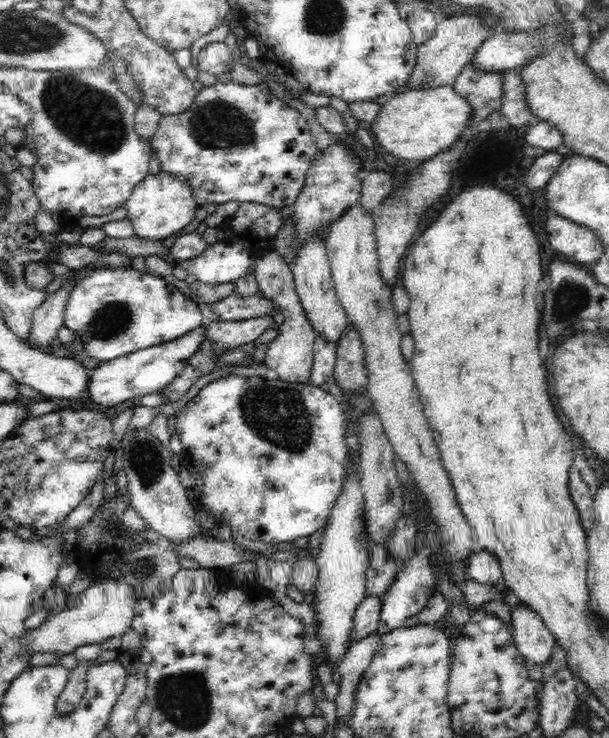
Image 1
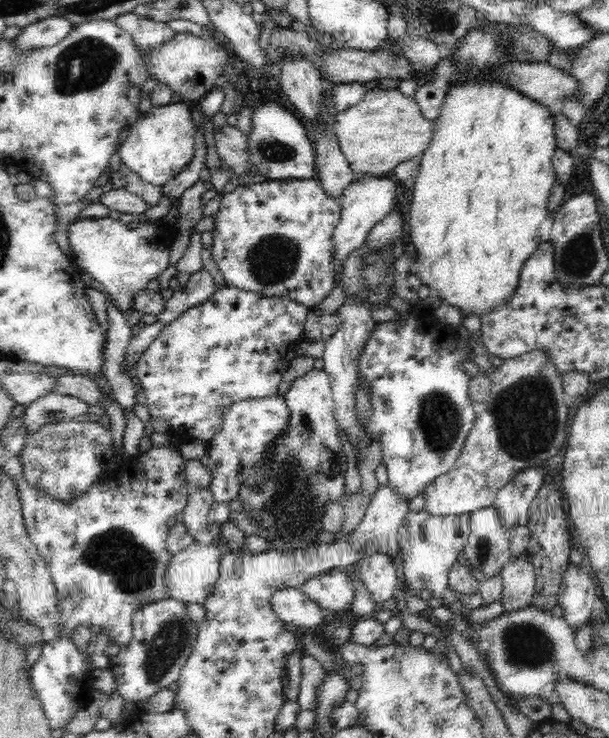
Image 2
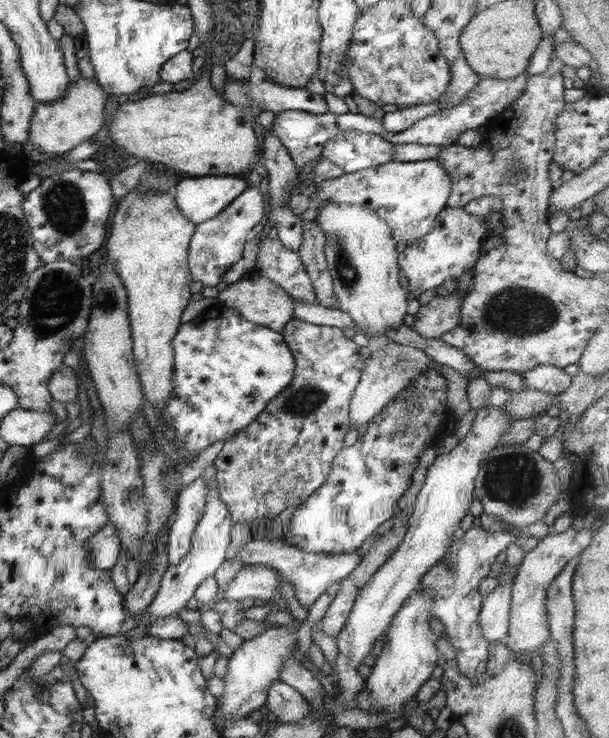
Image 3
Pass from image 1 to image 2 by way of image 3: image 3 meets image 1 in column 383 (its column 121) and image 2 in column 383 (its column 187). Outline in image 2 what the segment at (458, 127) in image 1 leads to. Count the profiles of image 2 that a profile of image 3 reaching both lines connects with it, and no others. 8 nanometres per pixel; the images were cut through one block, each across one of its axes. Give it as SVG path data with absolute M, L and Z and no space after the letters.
M377 83L370 85L363 100L353 108L340 112L335 122L335 134L341 151L350 164L355 175L370 174L372 177L383 177L394 171L400 163L422 155L430 147L435 132L435 122L422 117L415 98L402 94L396 89L380 89Z

